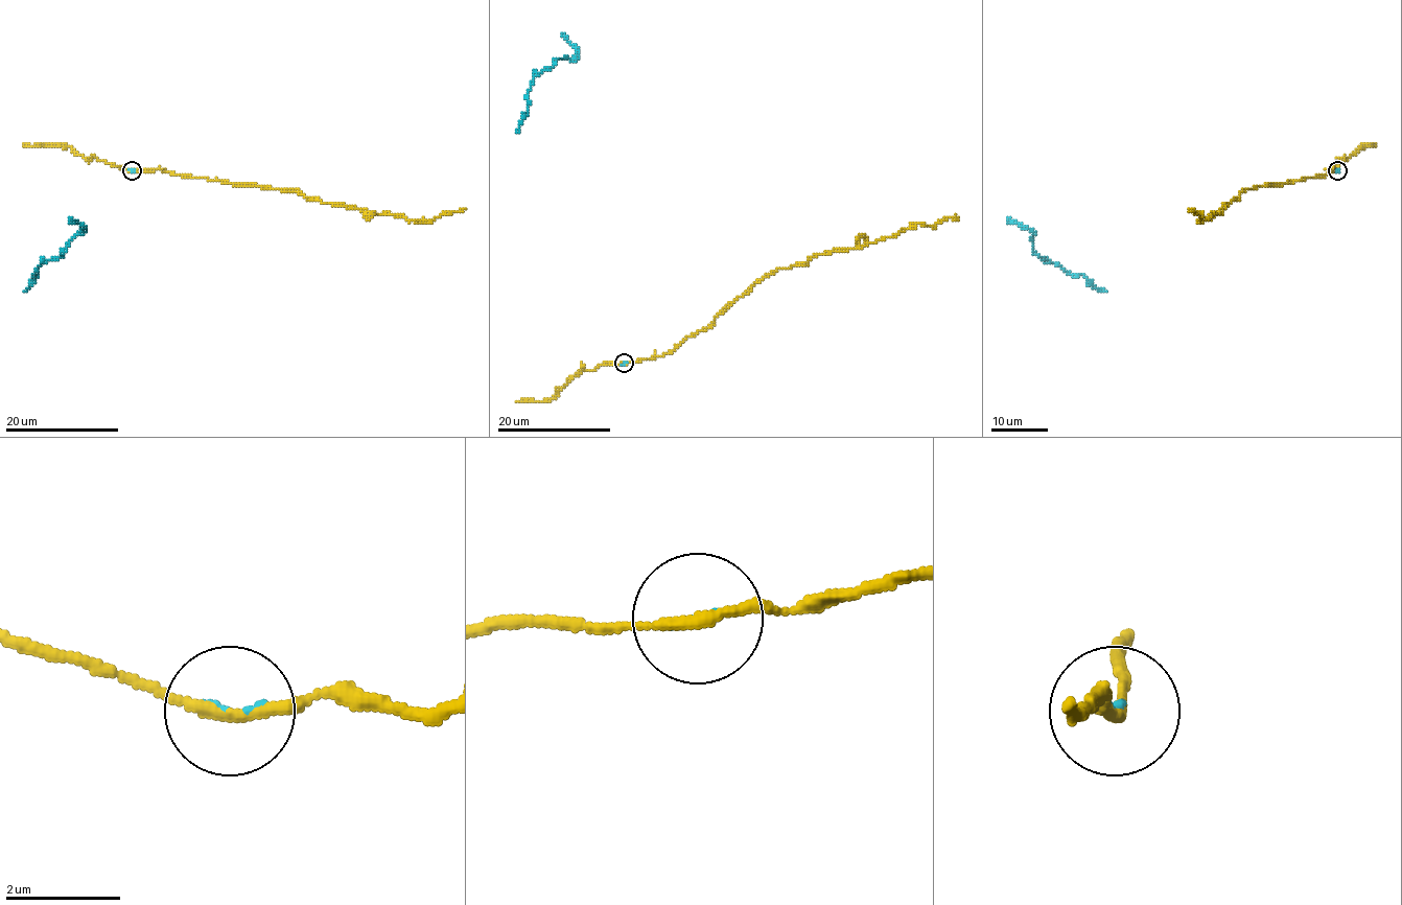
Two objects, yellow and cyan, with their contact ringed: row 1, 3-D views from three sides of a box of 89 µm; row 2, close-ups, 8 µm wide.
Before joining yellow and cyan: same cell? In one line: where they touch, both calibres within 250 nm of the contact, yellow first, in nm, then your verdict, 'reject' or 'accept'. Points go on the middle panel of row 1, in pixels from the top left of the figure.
place (624, 363); calibres 200 and 70 nm; reject

